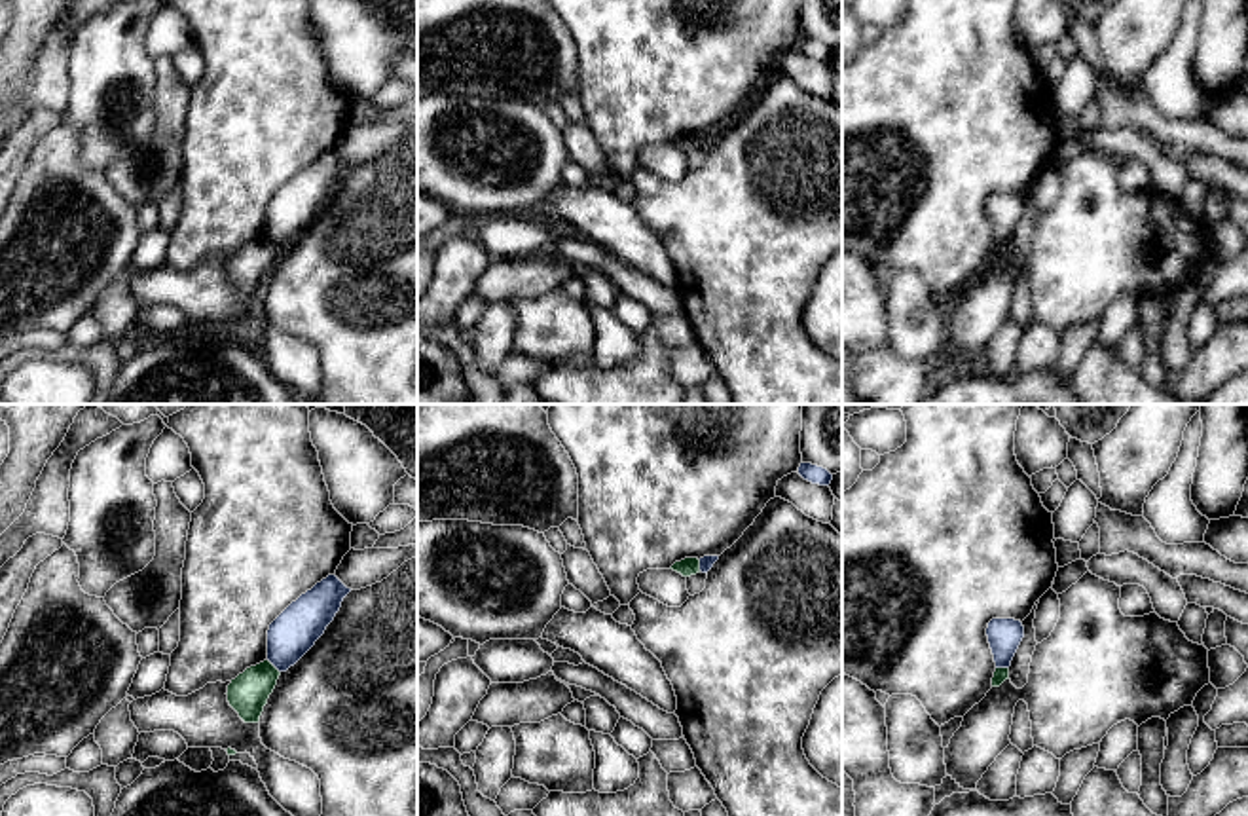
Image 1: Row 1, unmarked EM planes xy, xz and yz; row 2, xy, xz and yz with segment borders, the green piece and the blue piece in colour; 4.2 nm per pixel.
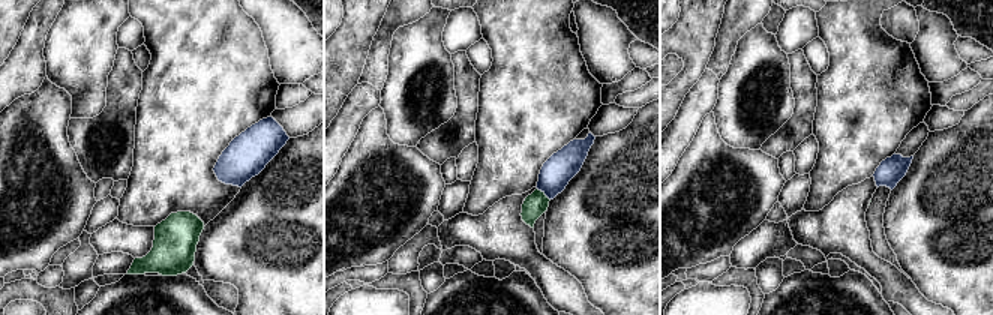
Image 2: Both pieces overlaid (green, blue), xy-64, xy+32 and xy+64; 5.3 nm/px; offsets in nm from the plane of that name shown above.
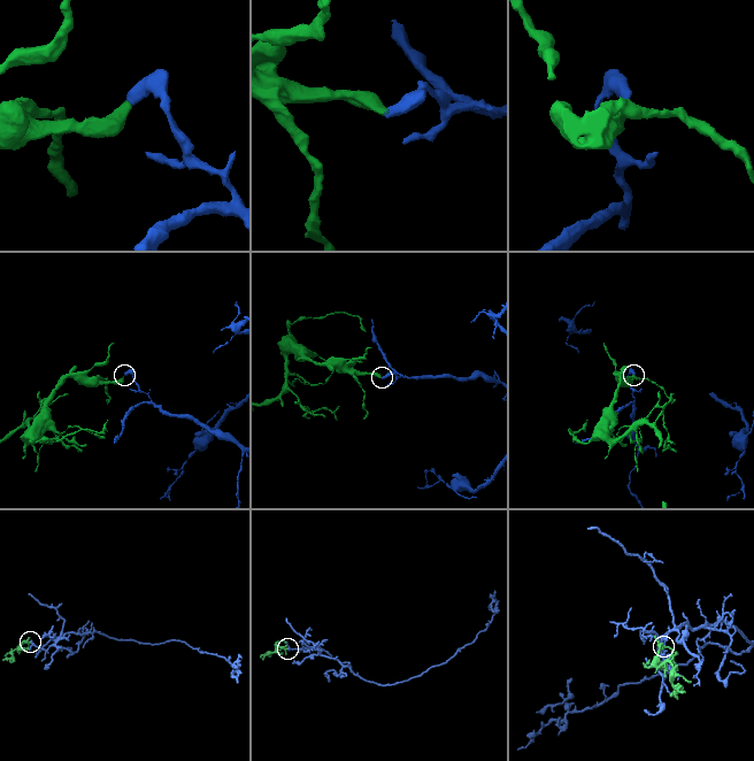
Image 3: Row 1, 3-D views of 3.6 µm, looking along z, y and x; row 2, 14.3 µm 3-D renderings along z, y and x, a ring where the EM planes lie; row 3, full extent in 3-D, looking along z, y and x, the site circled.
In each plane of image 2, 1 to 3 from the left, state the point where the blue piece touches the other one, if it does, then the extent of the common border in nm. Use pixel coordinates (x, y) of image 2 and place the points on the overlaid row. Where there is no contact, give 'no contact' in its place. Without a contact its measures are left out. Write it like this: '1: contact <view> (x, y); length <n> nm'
1: no contact
2: contact xy+32 (543, 194); length 100 nm
3: no contact

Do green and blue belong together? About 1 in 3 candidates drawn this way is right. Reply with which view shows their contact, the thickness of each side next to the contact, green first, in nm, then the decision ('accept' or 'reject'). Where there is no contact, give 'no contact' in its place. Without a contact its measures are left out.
xy | 170/190 nm | reject

